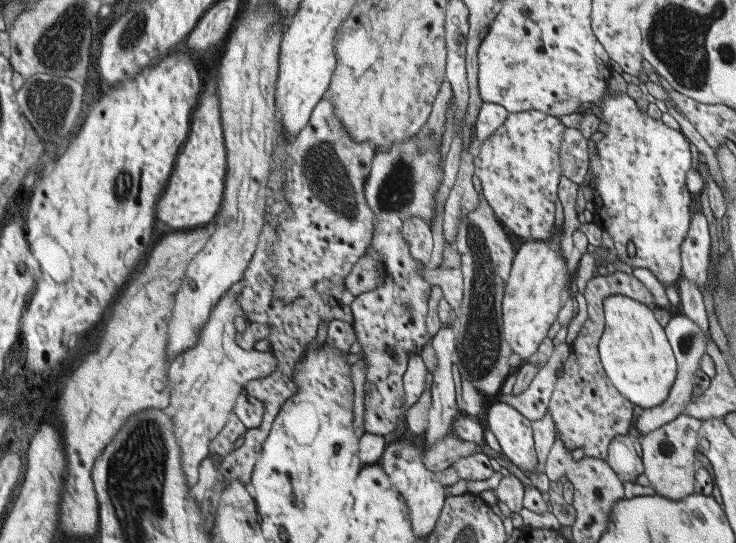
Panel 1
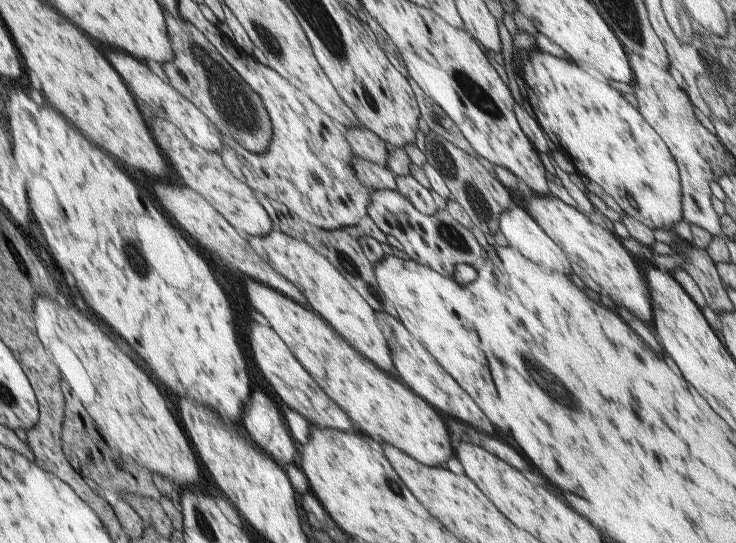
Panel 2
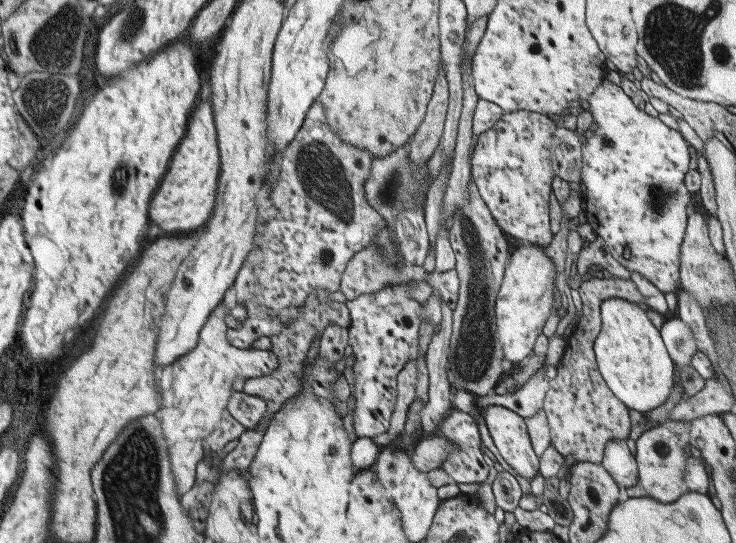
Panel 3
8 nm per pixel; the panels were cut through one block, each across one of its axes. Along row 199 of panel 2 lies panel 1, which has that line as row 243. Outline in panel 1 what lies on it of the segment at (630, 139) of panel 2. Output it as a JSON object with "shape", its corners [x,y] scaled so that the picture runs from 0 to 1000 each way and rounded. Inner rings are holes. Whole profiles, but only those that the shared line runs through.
{"shape":[[[825,166],[814,184],[806,188],[814,199],[814,221],[825,232],[817,243],[817,258],[808,262],[808,273],[798,280],[800,313],[798,313],[798,343],[806,350],[806,379],[808,379],[808,413],[817,427],[825,427],[836,460],[836,475],[844,486],[882,497],[898,523],[898,534],[917,530],[925,508],[925,446],[933,431],[939,390],[936,390],[936,350],[931,343],[931,320],[939,313],[939,280],[933,258],[923,239],[904,232],[898,221],[887,221],[879,210],[868,206],[863,184],[852,173],[827,173]]]}

